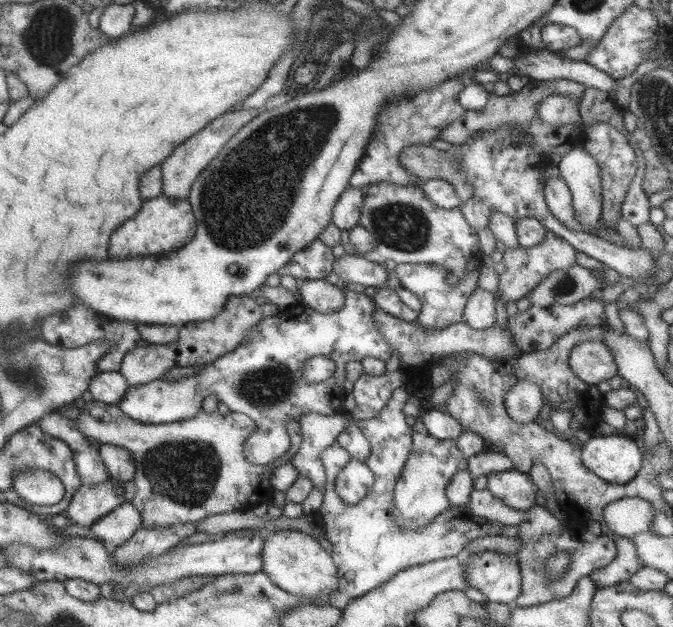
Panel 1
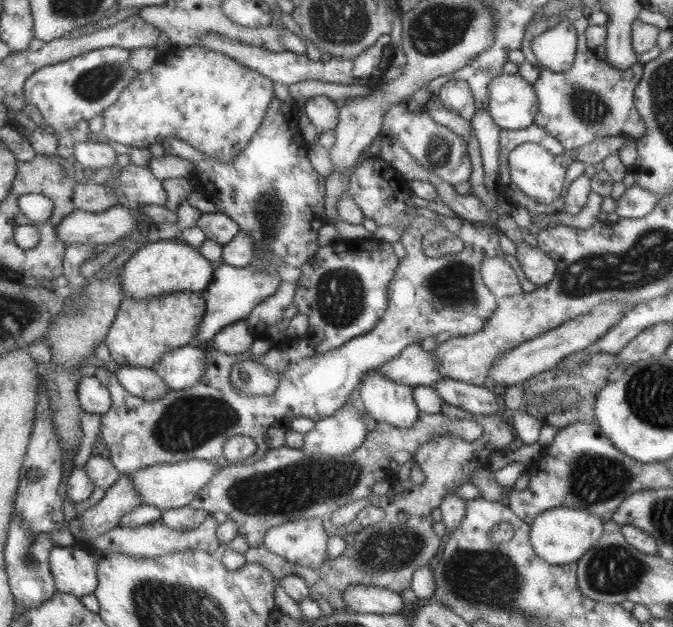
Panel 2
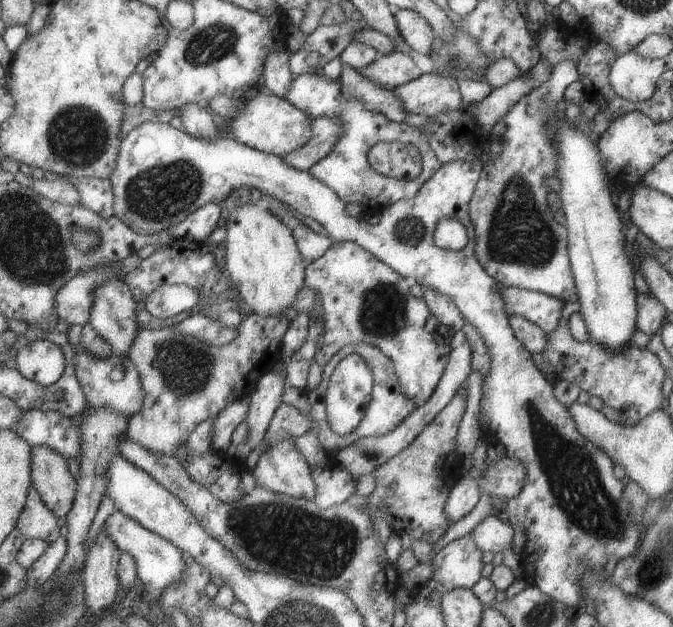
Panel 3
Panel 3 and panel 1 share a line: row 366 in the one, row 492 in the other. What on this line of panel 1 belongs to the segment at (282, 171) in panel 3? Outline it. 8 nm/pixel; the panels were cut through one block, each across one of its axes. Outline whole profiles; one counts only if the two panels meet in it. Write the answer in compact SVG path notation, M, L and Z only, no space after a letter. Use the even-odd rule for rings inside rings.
M513 468L486 474L486 489L505 506L513 510L525 511L535 505L535 495L539 492L528 473Z

